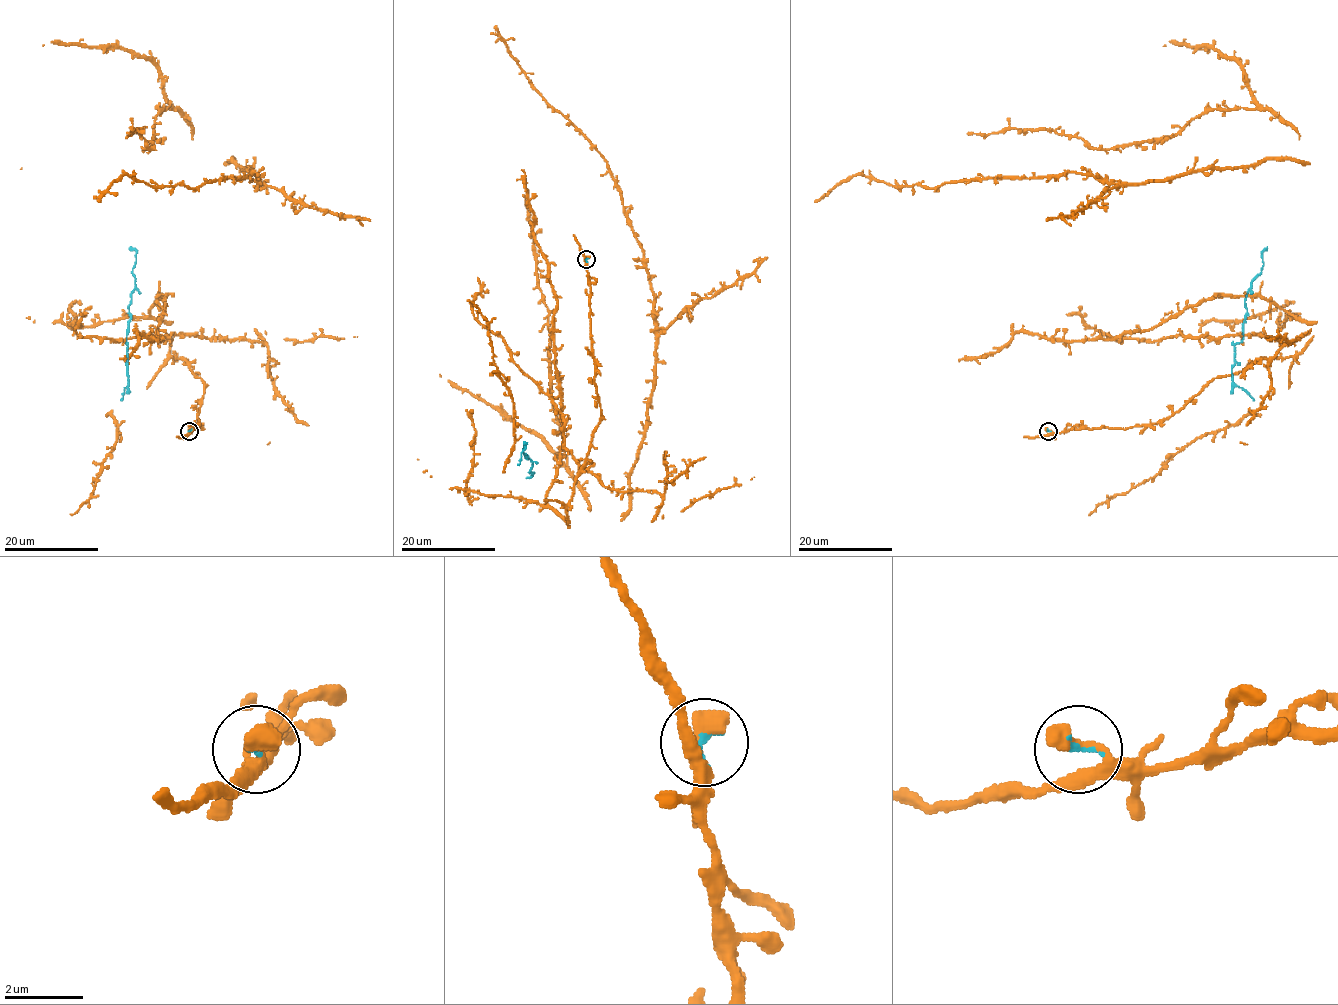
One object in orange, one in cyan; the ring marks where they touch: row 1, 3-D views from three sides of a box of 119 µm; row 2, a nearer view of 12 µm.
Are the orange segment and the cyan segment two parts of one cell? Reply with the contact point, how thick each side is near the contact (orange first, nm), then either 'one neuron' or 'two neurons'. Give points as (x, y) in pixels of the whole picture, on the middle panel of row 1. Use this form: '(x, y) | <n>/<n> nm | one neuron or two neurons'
(586, 259) | 500/110 nm | one neuron

